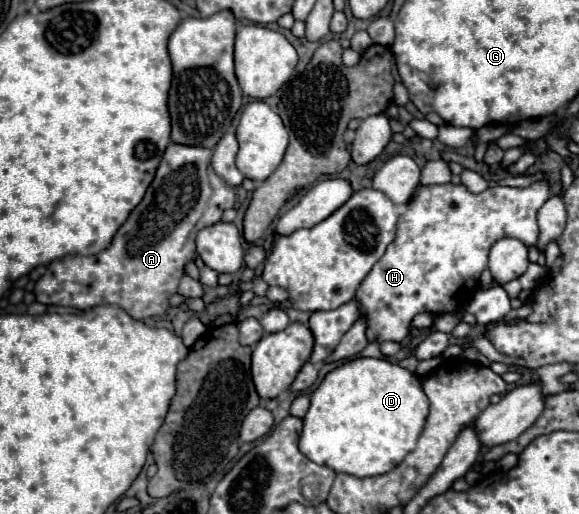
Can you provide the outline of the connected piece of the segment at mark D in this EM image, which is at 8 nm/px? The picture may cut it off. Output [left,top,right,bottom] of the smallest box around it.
[300,358,428,478]

